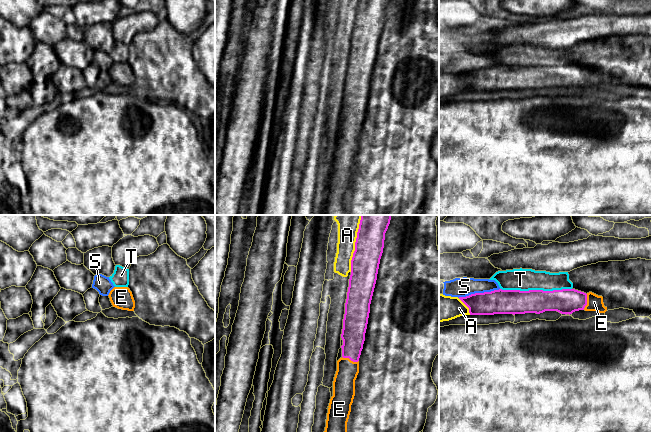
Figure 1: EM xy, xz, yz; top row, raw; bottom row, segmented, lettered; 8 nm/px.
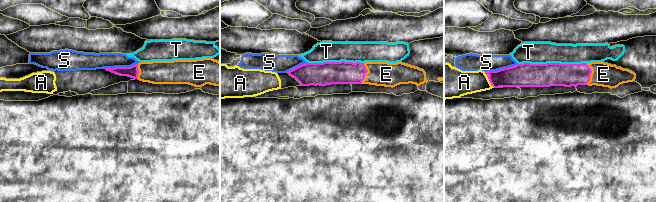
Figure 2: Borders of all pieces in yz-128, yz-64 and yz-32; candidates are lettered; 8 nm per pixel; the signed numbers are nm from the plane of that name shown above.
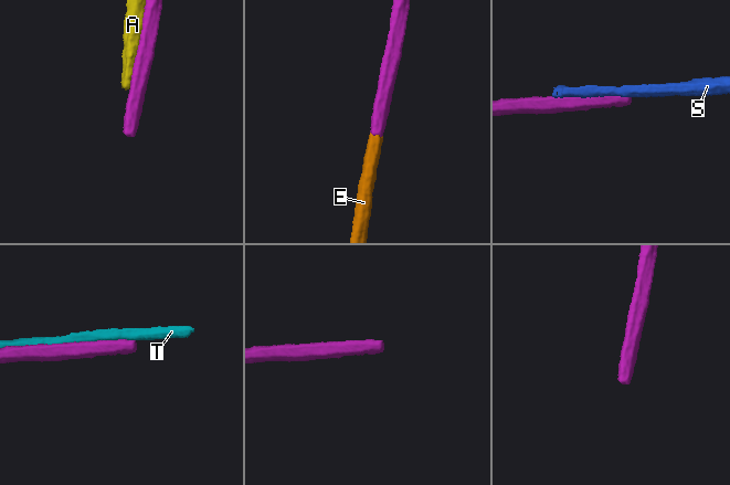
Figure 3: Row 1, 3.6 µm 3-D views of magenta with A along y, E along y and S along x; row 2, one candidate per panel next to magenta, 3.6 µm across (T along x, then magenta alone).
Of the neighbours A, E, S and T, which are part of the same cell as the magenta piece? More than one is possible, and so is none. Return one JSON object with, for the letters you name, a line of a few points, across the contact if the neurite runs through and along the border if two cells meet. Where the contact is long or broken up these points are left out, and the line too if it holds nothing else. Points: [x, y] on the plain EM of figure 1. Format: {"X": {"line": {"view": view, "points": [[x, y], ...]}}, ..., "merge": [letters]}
{"E": {"line": {"view": "xz", "points": [[353, 109], [350, 135], [344, 157]]}}, "merge": ["E"]}

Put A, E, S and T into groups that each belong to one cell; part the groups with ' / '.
A / E / S / T

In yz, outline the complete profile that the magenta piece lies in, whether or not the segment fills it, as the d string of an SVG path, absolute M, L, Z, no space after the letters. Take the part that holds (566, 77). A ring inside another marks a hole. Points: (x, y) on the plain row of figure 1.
M499 65L475 69L459 75L469 84L470 91L540 90L545 87L570 91L579 86L599 89L607 87L602 72L592 68L586 70L575 65L553 67Z

